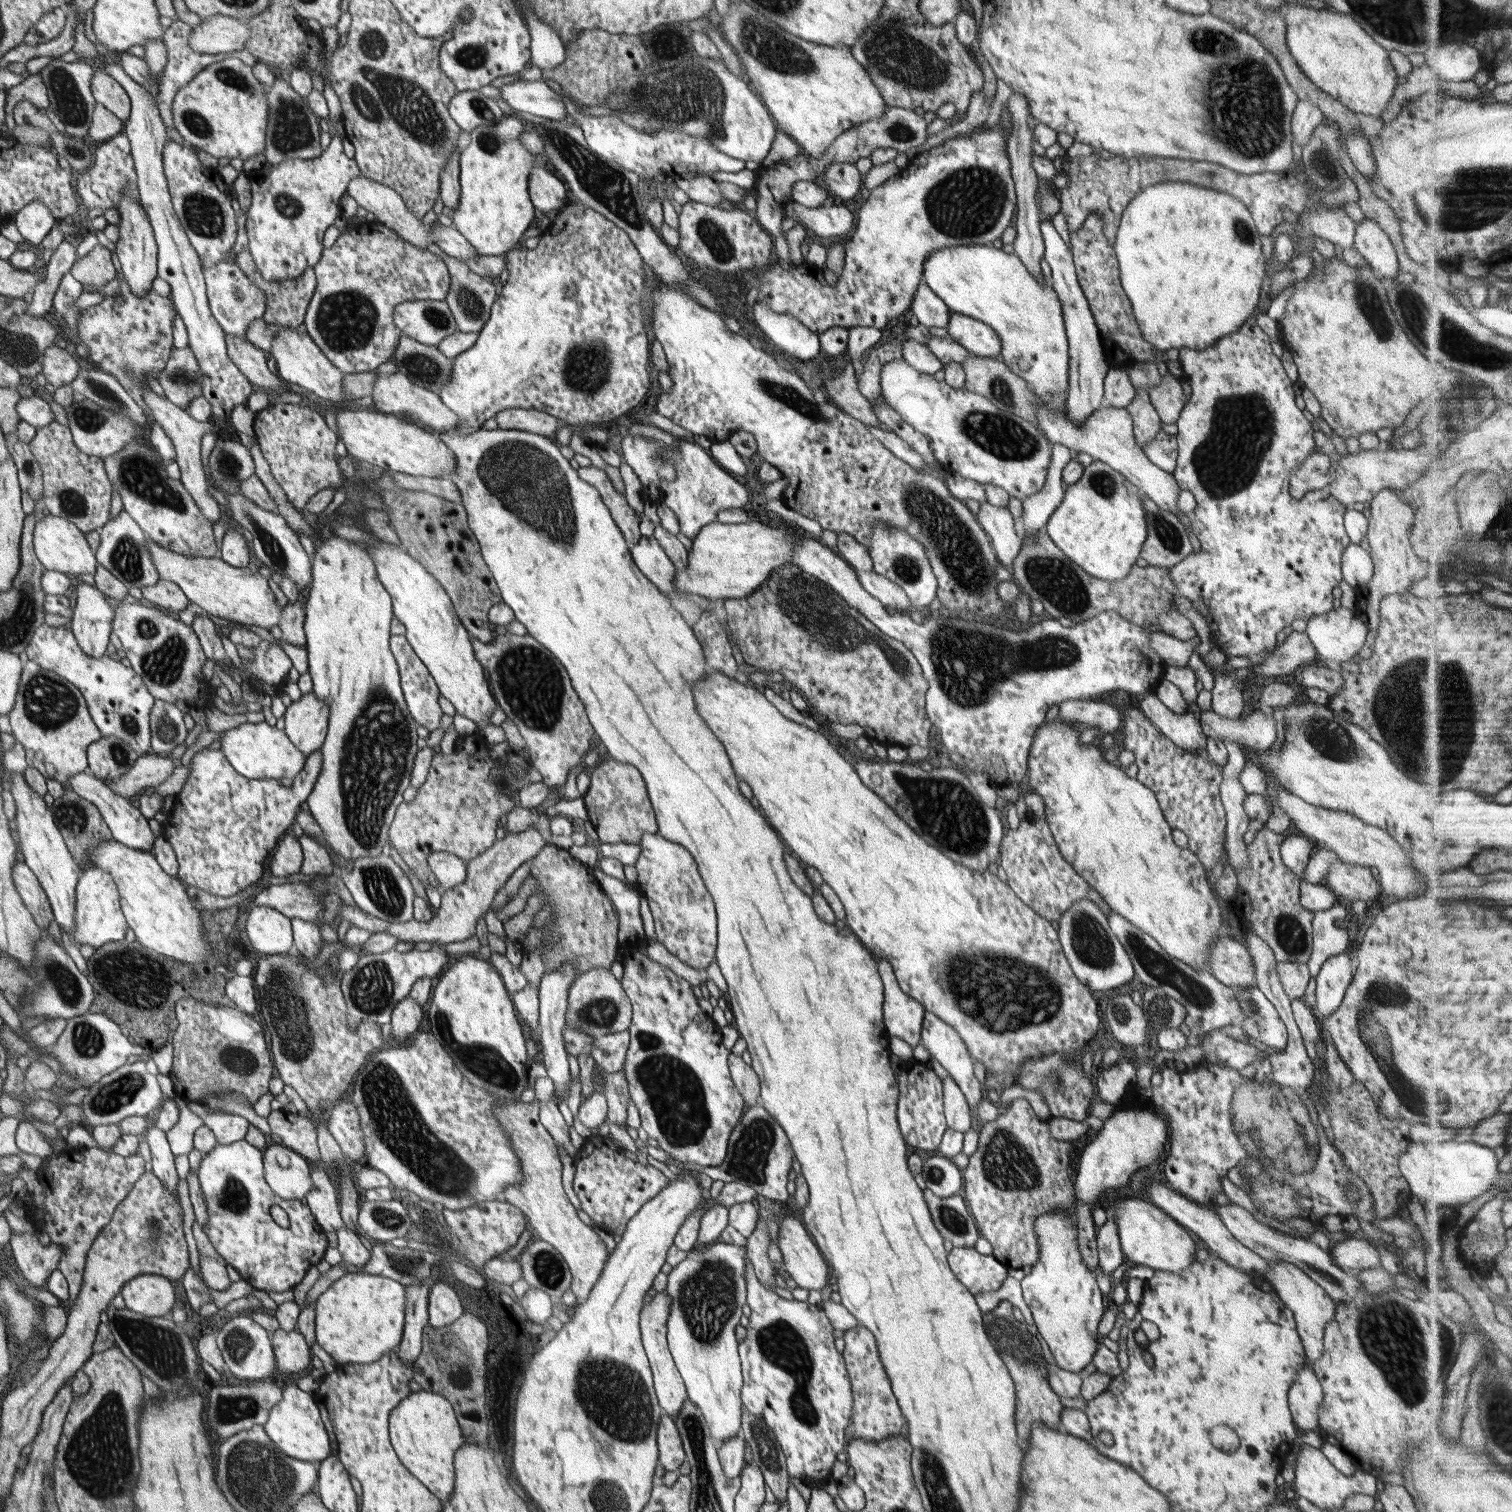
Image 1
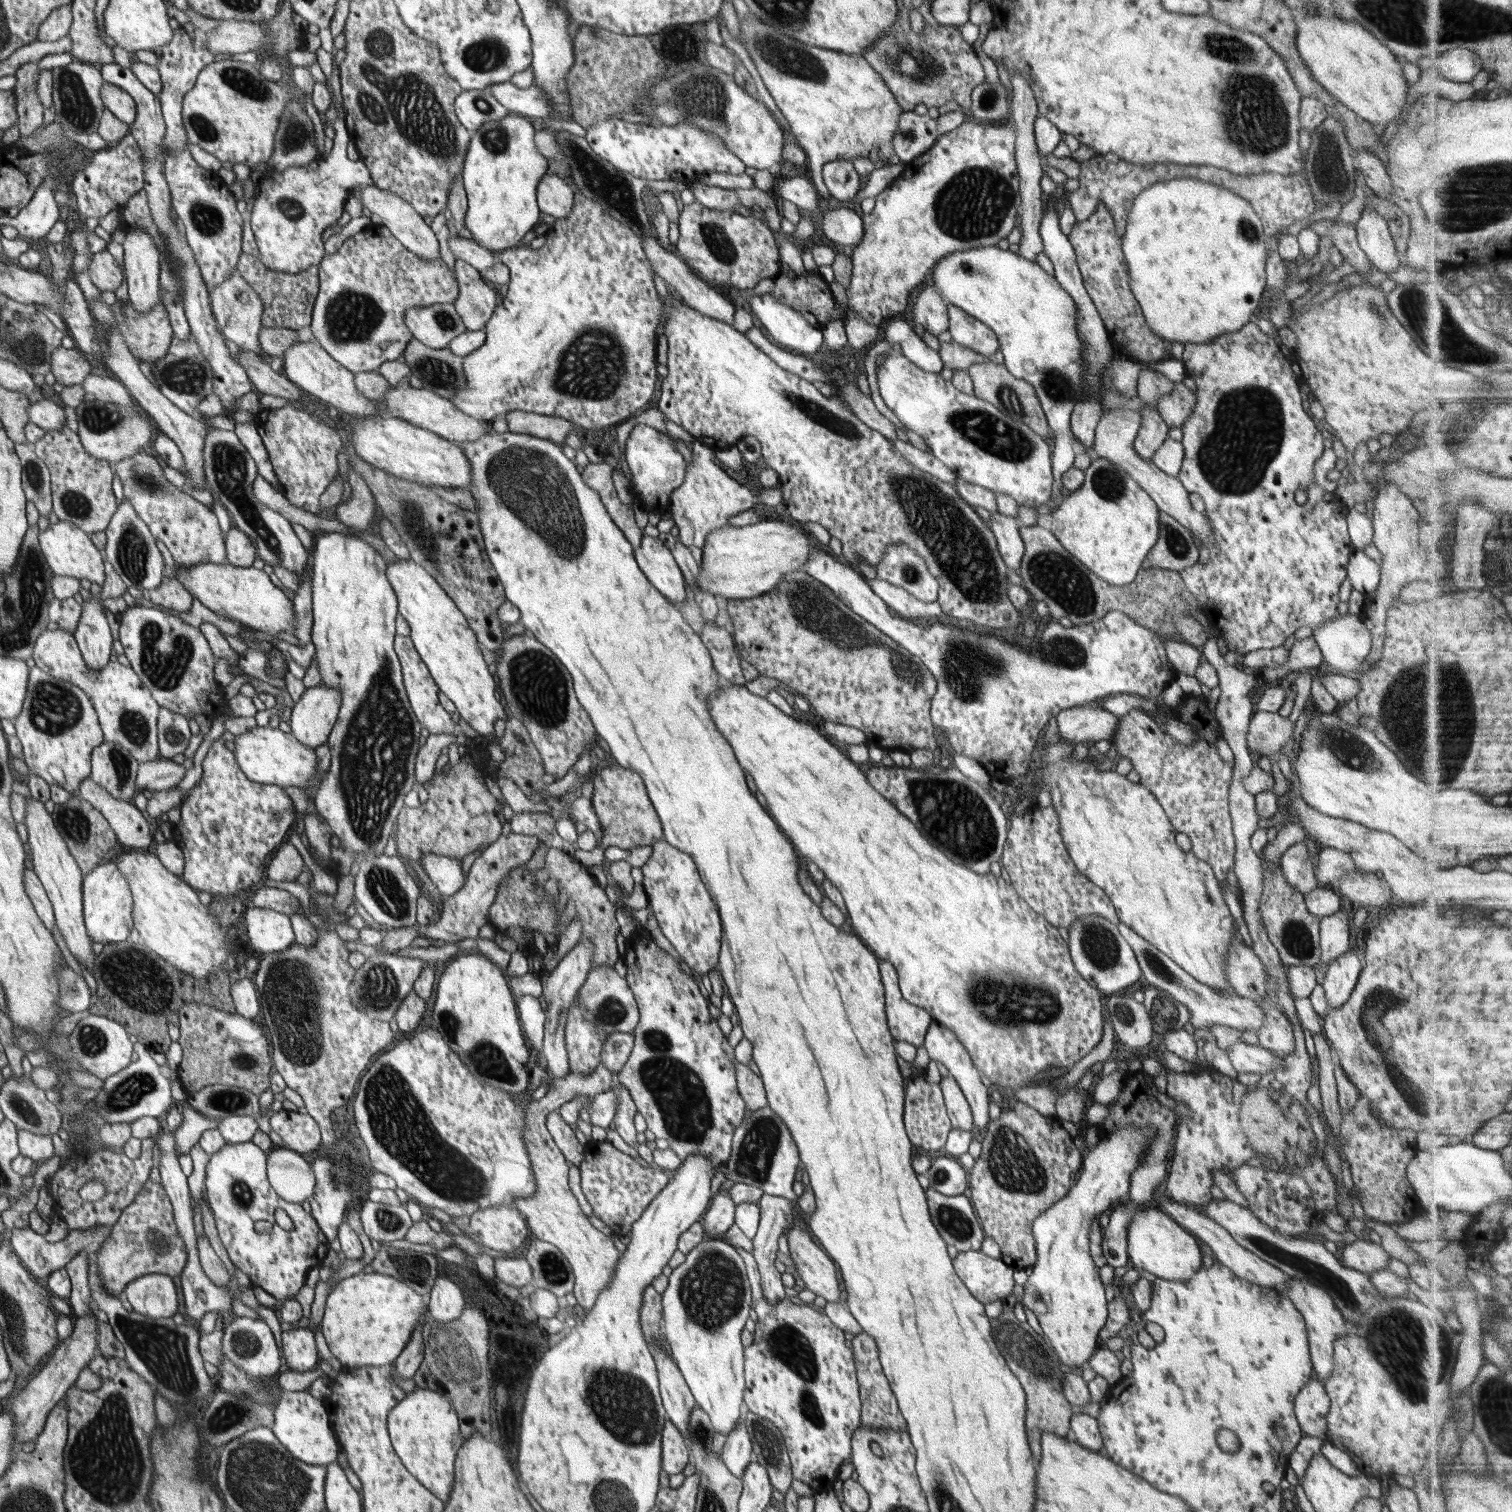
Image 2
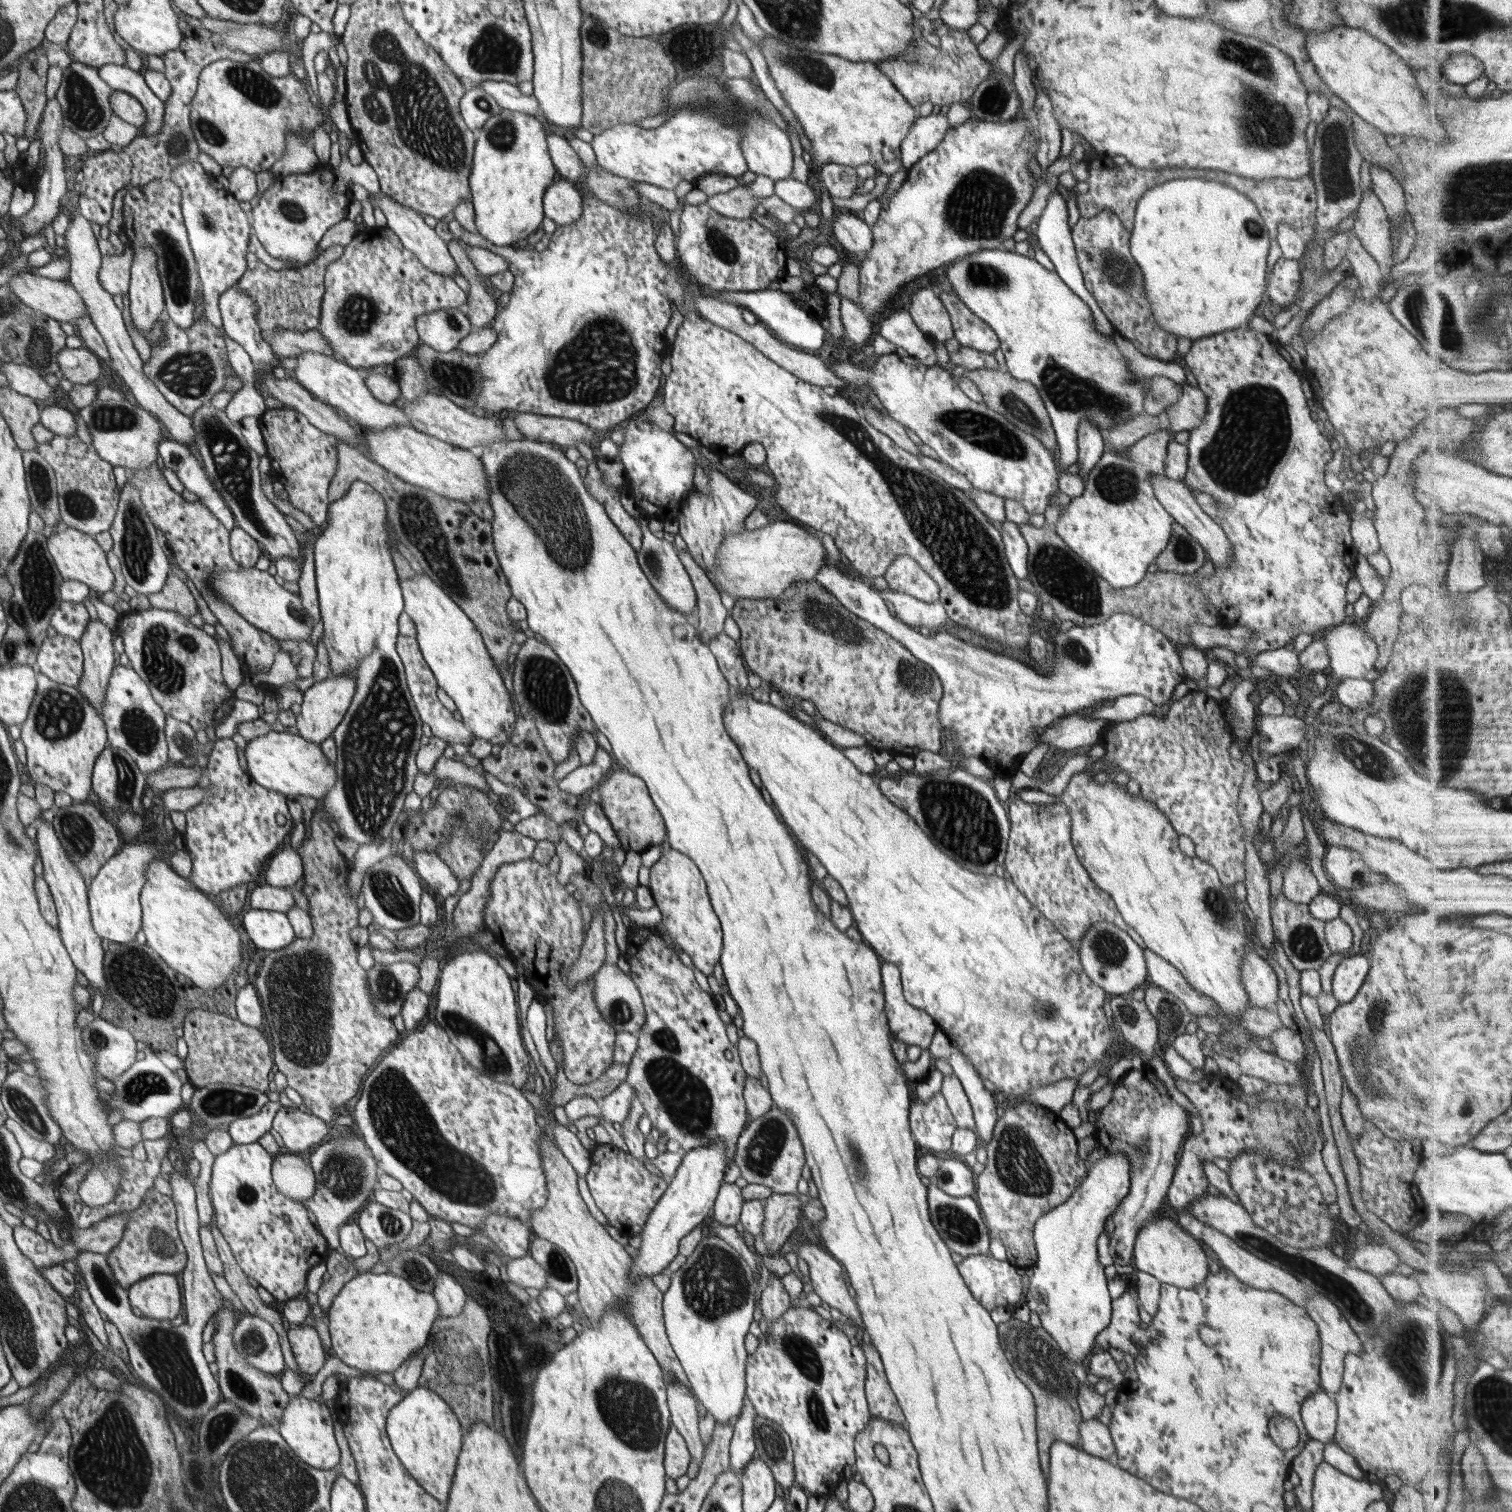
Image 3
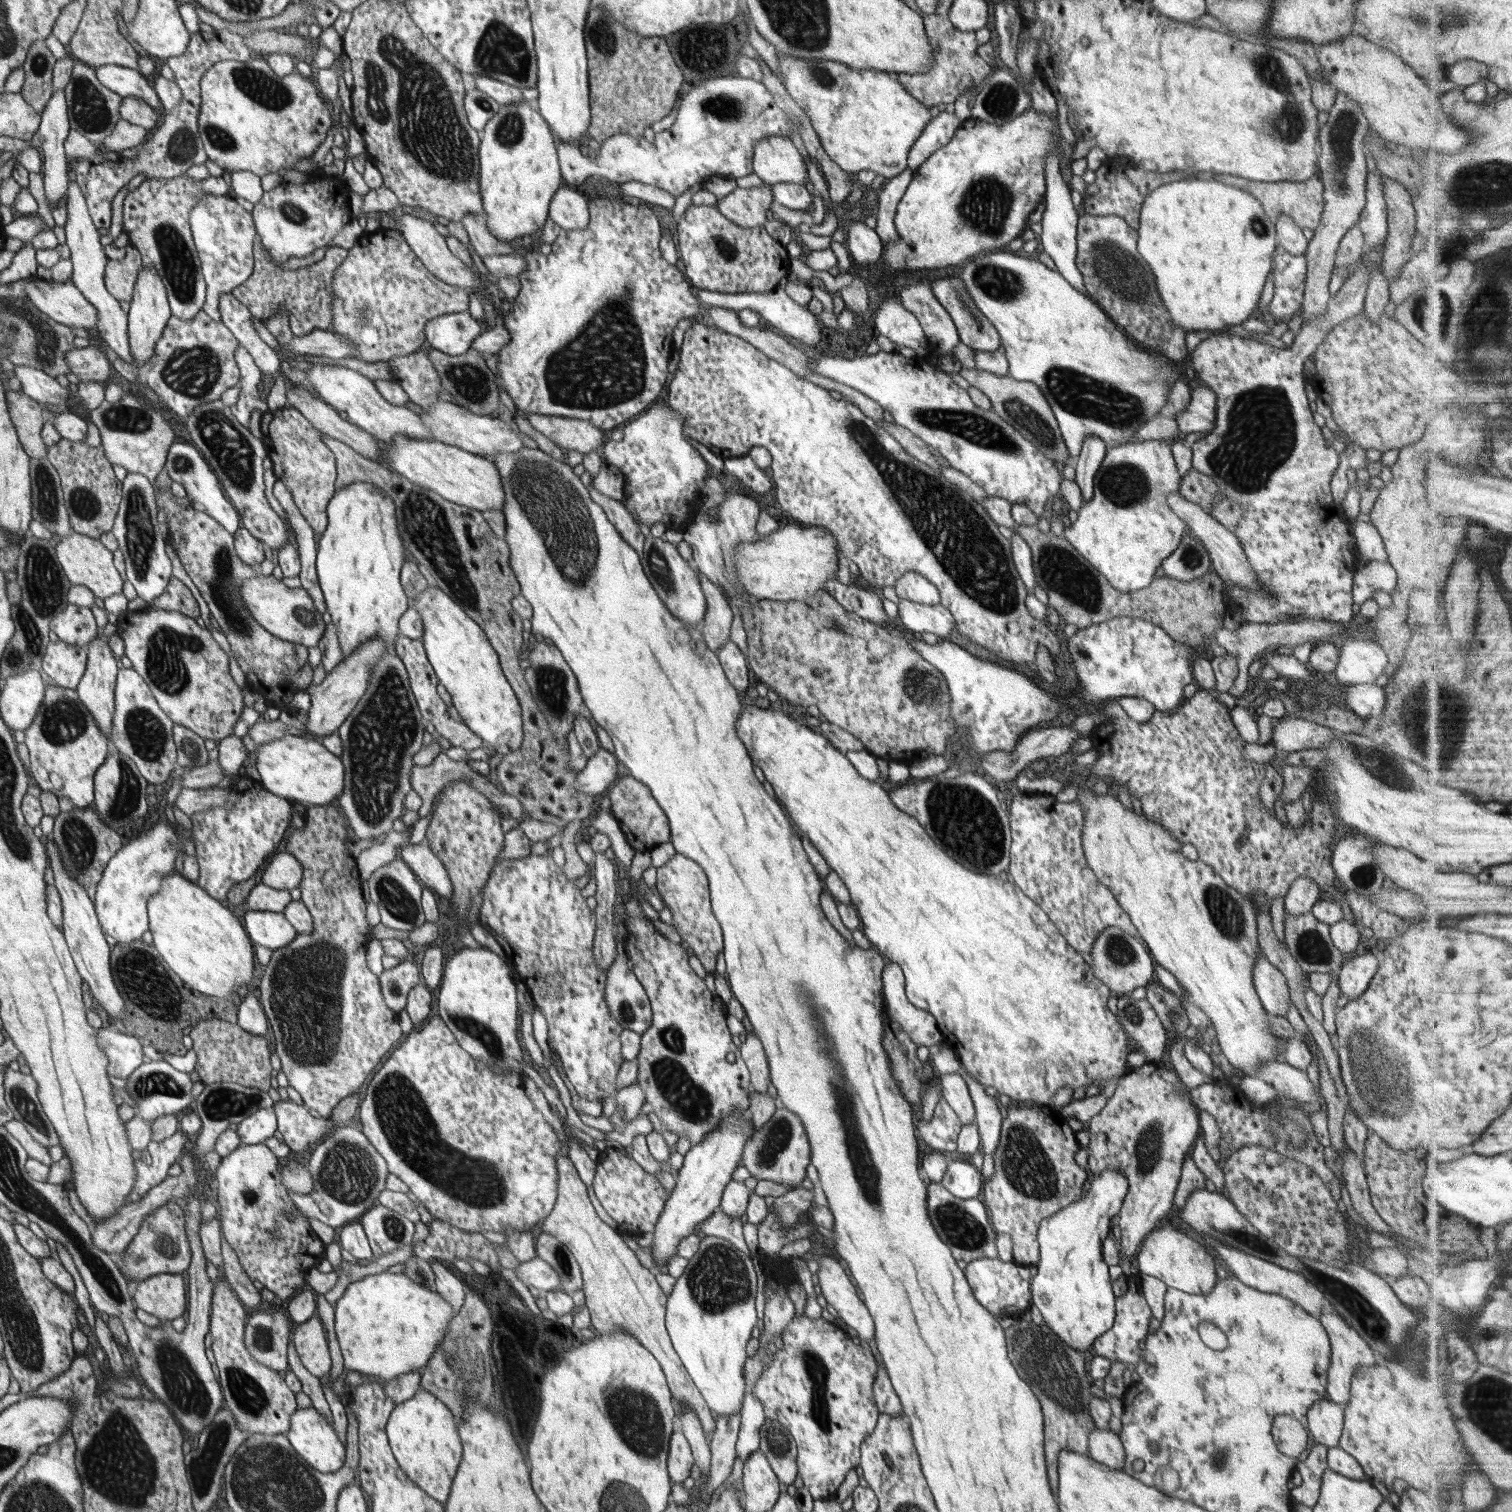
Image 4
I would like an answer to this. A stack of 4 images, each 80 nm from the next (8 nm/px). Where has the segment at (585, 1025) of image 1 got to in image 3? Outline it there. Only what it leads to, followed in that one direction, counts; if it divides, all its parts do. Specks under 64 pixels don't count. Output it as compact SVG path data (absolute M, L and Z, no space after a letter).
M602 965L594 975L594 998L602 1018L617 1032L637 1034L646 1023L646 1009L639 988L618 965Z

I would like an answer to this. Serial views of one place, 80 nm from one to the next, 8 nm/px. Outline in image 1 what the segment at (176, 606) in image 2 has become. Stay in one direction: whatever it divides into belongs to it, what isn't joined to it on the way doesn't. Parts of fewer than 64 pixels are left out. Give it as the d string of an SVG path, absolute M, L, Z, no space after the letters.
M162 579L154 586L146 586L141 589L143 602L157 605L168 612L180 612L186 610L189 598L175 582Z

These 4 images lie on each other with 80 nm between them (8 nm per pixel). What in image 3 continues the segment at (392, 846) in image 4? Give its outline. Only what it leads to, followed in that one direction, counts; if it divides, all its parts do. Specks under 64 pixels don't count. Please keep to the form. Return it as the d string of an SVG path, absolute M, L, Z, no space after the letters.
M392 837L384 839L382 844L363 844L358 847L358 851L354 856L354 871L350 875L350 881L348 881L348 889L351 890L353 897L359 898L361 894L362 881L364 881L364 875L368 872L371 866L382 862L385 858L388 858L392 854Z

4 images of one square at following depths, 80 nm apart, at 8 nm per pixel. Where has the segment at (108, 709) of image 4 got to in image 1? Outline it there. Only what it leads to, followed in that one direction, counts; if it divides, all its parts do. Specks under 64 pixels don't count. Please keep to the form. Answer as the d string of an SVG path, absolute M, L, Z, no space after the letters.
M80 583L74 589L76 605L68 626L76 635L77 642L92 658L104 656L110 640L110 622L115 610L110 608L105 594L88 583Z

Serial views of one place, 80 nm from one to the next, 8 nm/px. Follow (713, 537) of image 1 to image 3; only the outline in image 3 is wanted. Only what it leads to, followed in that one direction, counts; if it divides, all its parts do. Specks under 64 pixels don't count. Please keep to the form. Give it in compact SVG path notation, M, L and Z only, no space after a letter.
M776 521L754 531L728 535L718 549L717 569L712 570L710 578L718 590L734 594L744 599L779 598L785 590L801 580L815 580L818 571L828 562L821 534L808 532L796 522Z

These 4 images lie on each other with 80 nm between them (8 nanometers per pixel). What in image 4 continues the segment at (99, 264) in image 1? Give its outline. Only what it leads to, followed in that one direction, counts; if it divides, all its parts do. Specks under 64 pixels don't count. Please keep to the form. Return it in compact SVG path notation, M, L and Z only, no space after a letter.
M132 244L125 246L126 255L122 260L108 260L104 272L104 284L107 292L118 301L132 301L134 285L138 271L143 263L140 252Z

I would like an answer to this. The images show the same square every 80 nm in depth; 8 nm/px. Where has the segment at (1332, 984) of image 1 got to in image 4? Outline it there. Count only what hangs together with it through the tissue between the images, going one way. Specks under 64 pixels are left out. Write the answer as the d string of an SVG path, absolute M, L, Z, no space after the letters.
M1371 952L1348 956L1336 974L1341 994L1352 1000L1365 993L1378 967L1379 960Z

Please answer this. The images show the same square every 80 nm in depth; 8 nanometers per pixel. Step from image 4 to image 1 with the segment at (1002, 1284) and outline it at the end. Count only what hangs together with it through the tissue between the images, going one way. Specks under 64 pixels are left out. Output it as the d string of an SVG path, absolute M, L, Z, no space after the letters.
M974 1247L953 1248L947 1259L952 1273L973 1295L1000 1289L1009 1275L1009 1269L996 1257L978 1253Z

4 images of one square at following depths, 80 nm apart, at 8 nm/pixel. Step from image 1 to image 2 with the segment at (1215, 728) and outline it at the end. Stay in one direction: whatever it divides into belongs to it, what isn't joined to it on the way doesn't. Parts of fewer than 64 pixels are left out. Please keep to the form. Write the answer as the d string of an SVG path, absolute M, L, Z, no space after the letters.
M1256 710L1246 731L1249 751L1258 751L1262 755L1278 754L1278 751L1286 746L1288 740L1294 739L1294 727L1295 724L1288 717L1281 716L1279 713Z

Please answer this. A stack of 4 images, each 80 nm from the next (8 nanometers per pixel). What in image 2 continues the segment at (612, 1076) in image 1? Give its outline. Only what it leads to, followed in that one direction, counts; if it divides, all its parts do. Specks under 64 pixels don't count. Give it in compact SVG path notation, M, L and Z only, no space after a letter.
M620 1082L612 1089L617 1090L617 1097L619 1104L617 1104L617 1111L614 1117L614 1124L616 1125L616 1132L622 1136L628 1146L638 1148L638 1140L636 1139L636 1128L634 1127L634 1116L638 1112L632 1095L629 1090Z

